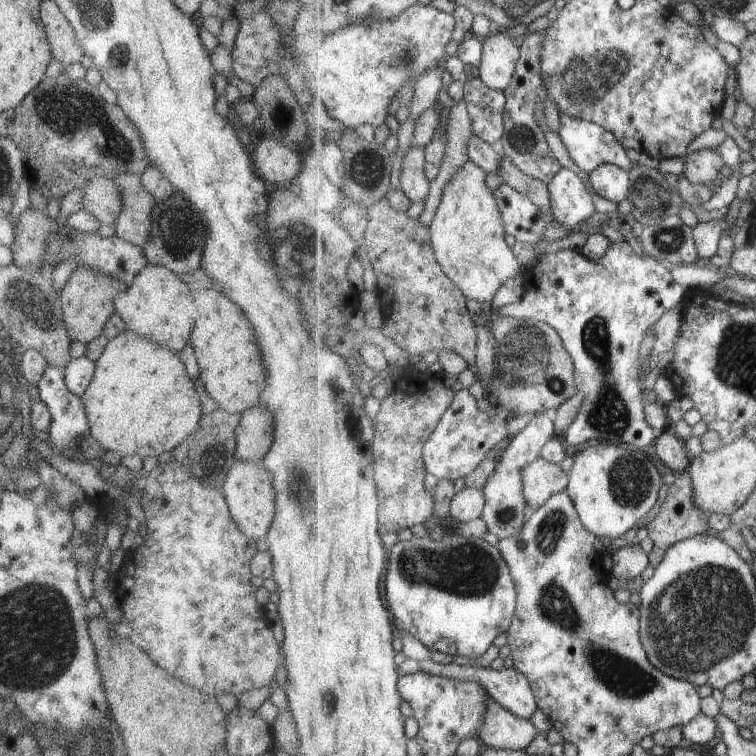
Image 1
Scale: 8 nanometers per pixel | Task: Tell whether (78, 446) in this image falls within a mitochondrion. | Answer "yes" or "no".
no

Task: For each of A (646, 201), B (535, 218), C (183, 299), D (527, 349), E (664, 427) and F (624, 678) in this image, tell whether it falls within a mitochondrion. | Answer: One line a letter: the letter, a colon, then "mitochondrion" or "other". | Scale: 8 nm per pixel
A: mitochondrion
B: other
C: other
D: mitochondrion
E: other
F: mitochondrion

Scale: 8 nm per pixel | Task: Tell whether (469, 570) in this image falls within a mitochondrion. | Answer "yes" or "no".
yes

